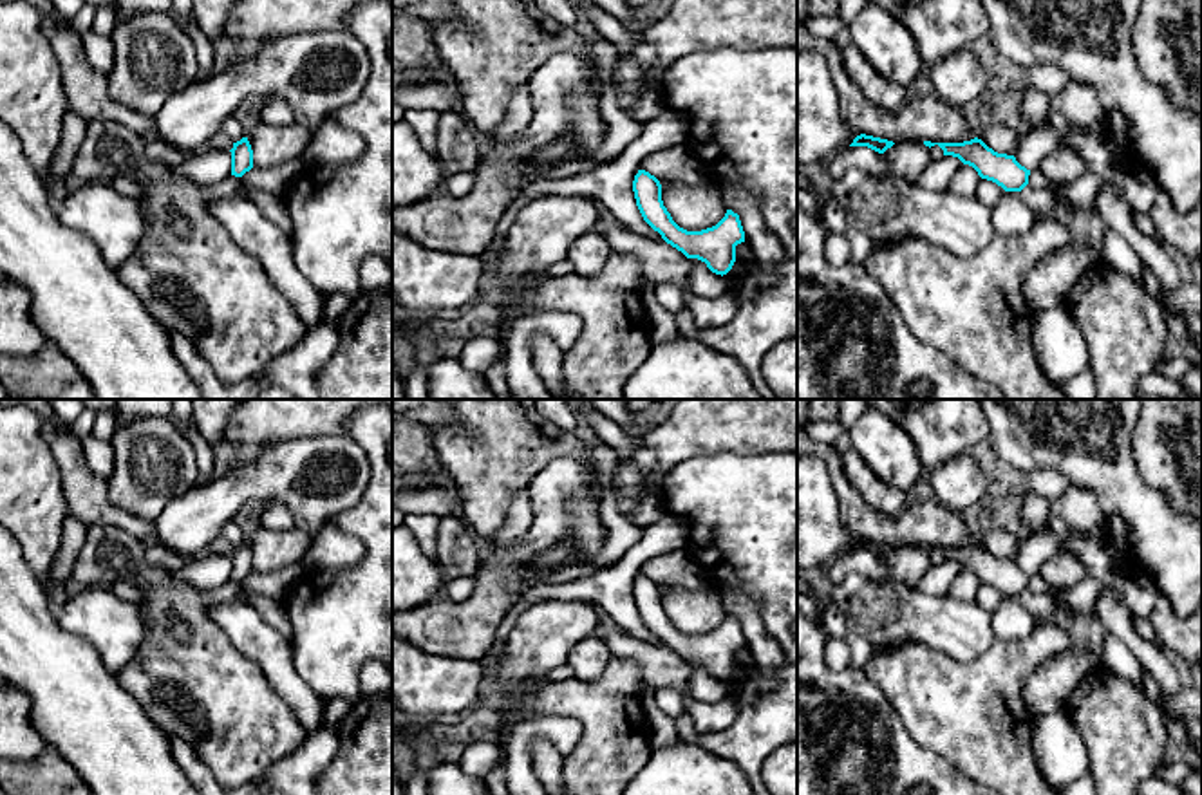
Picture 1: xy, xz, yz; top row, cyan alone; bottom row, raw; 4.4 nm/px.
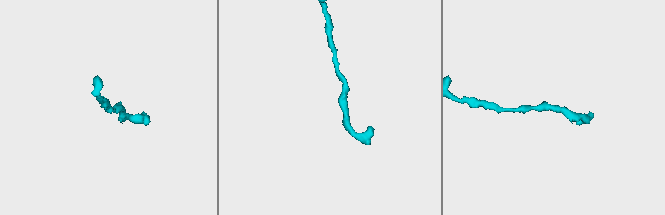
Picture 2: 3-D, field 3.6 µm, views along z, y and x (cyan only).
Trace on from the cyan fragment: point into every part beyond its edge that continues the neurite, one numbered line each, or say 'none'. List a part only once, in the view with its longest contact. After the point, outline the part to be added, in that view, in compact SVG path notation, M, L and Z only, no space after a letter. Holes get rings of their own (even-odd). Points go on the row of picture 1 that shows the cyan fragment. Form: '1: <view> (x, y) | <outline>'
1: yz (1011, 215) | M1005 192L992 208L992 224L998 235L1025 233L1036 222L1036 213L1023 202L1019 192Z

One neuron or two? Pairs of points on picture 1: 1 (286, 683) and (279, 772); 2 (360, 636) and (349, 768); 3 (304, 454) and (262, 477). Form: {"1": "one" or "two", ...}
{"1": "two", "2": "two", "3": "one"}

